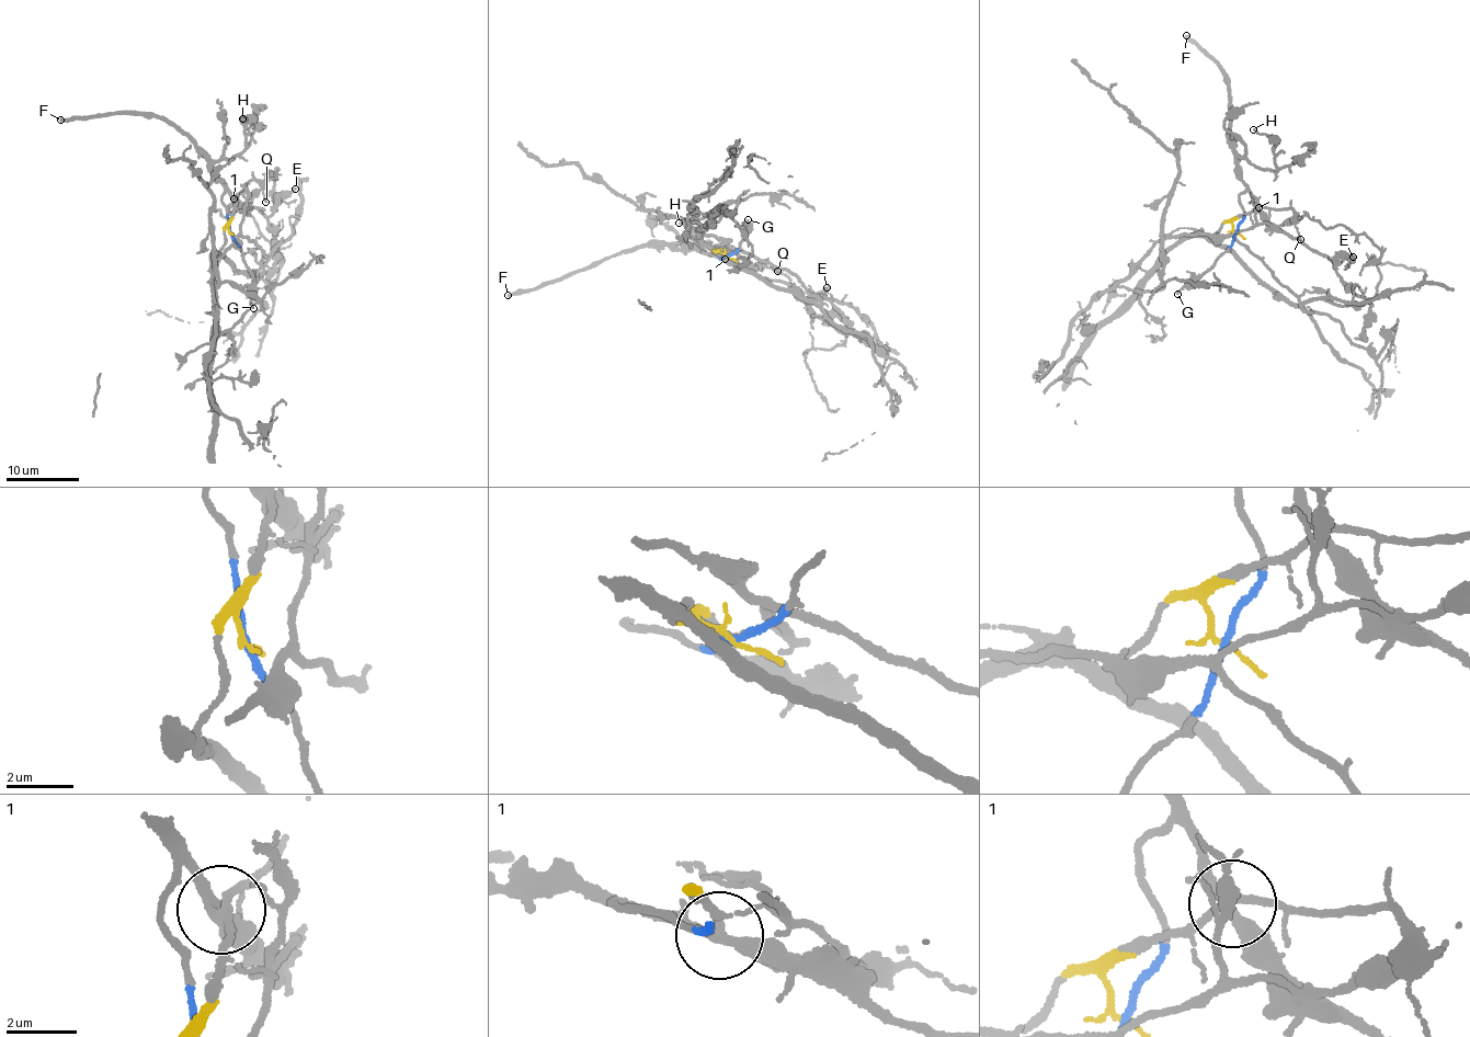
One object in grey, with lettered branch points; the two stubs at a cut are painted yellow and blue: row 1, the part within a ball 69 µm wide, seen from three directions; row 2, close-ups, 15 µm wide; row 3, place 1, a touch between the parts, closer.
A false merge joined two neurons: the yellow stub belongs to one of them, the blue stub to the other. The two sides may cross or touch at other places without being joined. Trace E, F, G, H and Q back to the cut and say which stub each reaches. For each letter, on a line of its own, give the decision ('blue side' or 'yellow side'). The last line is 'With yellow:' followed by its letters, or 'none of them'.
E: blue side
F: blue side
G: blue side
H: blue side
Q: blue side
With yellow: none of them

